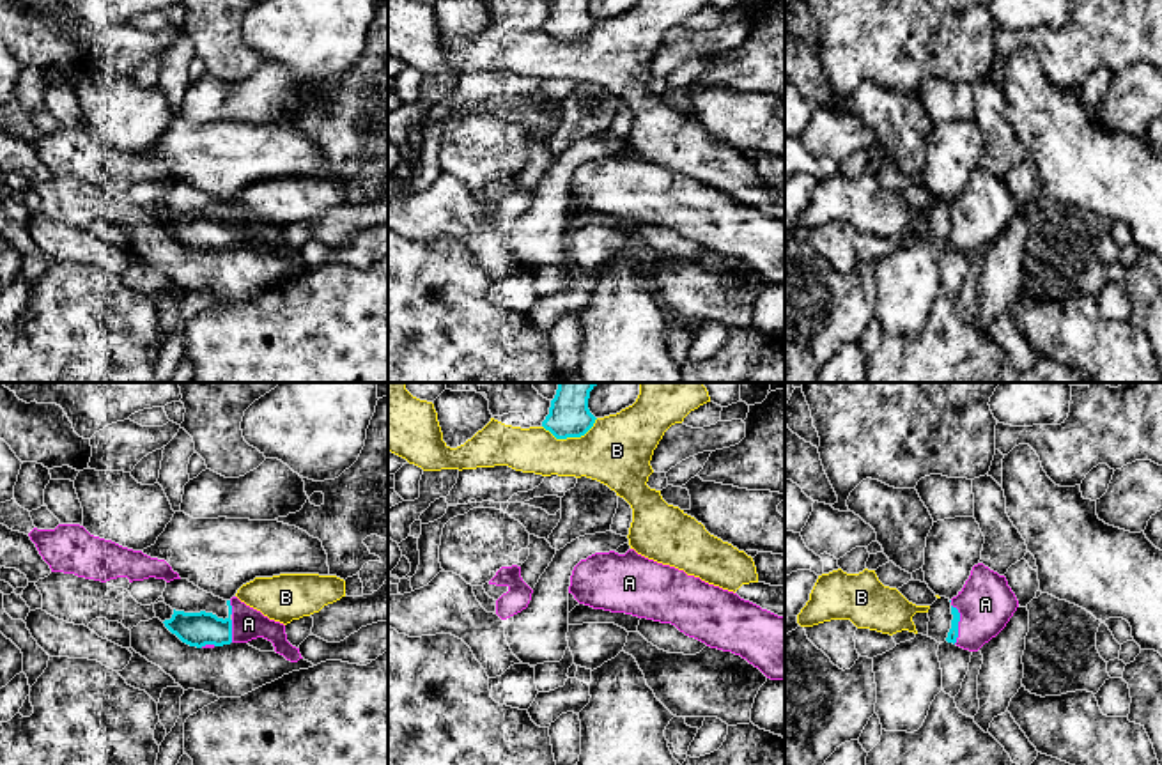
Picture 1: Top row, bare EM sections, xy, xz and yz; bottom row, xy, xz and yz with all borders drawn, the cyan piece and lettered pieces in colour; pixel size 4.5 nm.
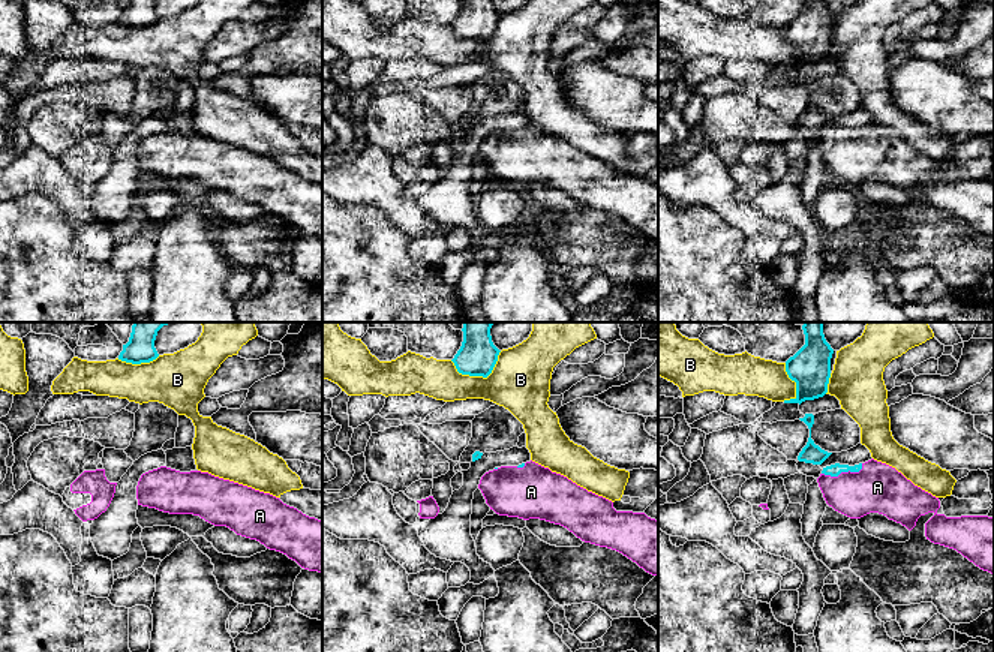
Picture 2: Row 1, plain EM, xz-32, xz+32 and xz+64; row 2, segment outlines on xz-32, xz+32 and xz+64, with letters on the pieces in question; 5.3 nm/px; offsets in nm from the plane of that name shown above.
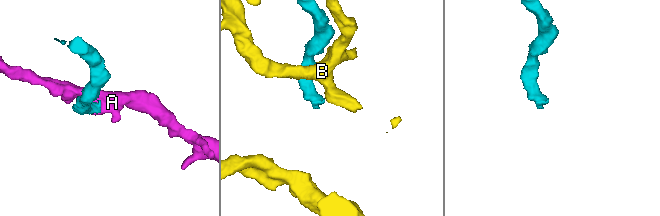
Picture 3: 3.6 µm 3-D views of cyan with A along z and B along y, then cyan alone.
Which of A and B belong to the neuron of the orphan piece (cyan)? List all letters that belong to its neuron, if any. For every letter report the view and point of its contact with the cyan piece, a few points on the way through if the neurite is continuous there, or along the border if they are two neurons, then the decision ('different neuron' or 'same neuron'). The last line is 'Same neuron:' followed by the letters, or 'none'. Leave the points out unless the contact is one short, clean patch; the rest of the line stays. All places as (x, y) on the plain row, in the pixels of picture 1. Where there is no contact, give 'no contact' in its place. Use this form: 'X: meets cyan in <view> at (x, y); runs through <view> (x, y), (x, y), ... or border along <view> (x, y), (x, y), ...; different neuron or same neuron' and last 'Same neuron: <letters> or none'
A: meets cyan in yz at (957, 227); runs through yz (953, 236), (957, 227), (966, 227), (985, 208); same neuron
B: meets cyan in xz at (571, 39); different neuron
Same neuron: A

